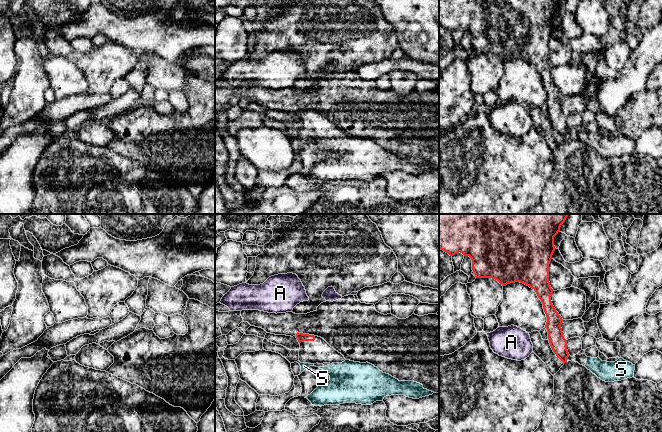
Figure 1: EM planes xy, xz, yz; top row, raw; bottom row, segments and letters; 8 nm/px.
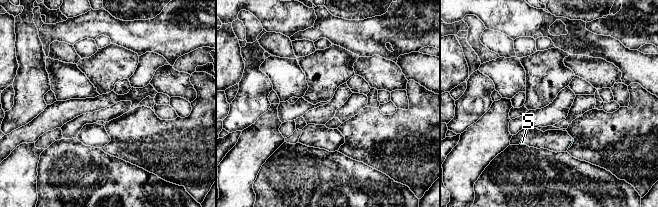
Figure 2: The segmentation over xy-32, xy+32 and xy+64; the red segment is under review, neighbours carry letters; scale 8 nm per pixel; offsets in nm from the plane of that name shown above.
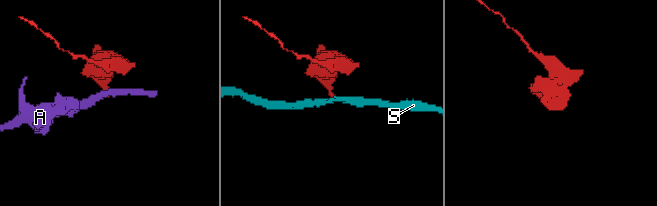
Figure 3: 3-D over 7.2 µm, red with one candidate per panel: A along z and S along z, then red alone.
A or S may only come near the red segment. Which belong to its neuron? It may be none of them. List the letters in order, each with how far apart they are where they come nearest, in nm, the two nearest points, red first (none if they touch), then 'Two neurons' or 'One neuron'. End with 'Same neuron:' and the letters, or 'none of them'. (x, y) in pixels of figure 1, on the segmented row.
A: Distance 140 nm. Across: yz (548, 338), (532, 344). Two neurons
S: Distance 140 nm. Across: xz (299, 342), (298, 360). One neuron
Same neuron: S

